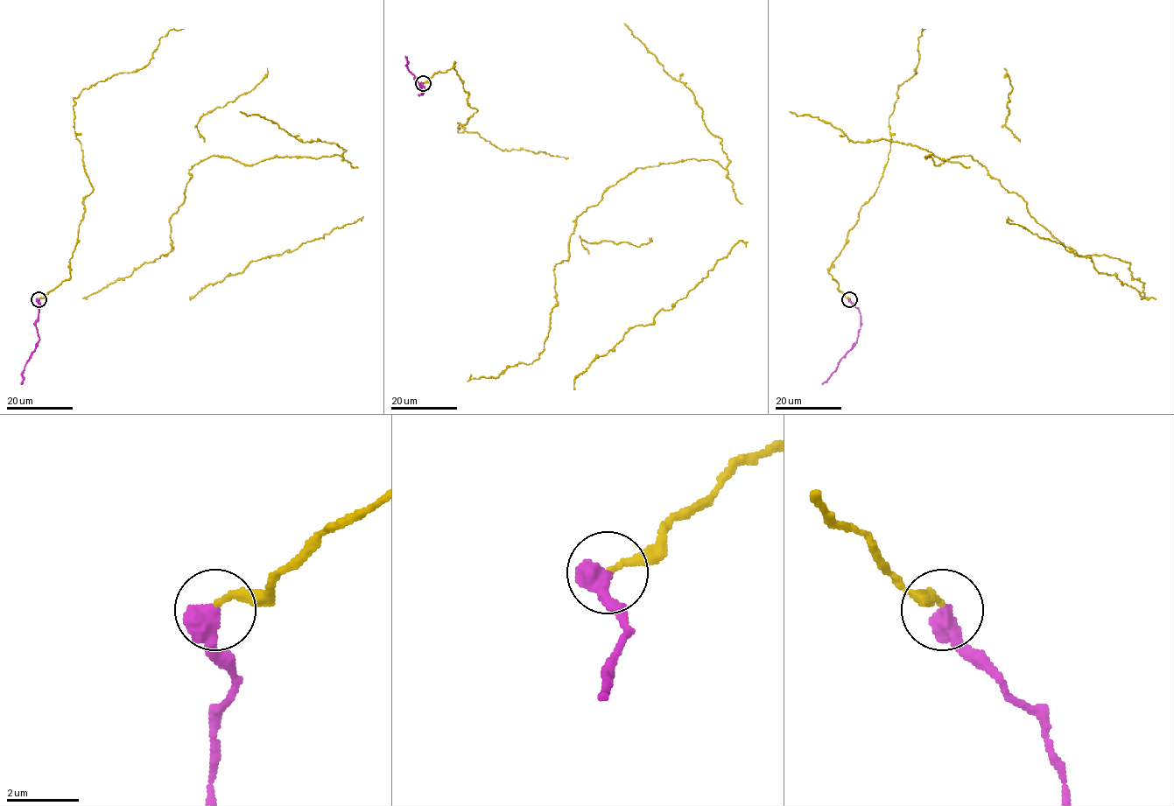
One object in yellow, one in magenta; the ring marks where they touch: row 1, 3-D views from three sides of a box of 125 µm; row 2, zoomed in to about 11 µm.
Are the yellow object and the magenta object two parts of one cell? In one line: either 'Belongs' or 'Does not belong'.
Belongs

